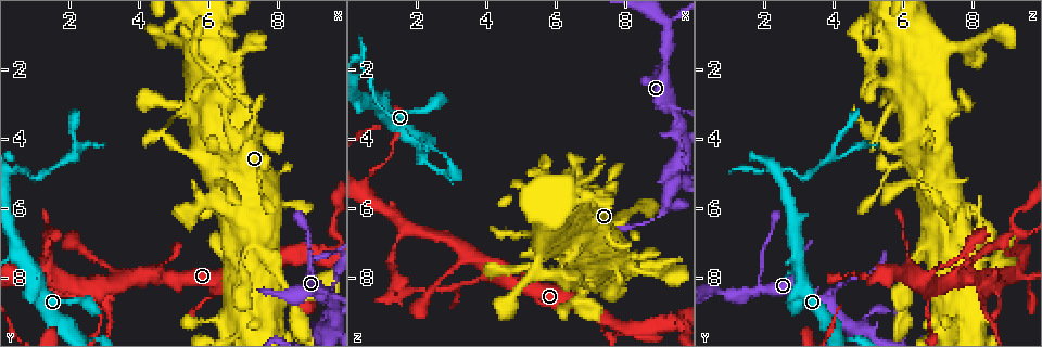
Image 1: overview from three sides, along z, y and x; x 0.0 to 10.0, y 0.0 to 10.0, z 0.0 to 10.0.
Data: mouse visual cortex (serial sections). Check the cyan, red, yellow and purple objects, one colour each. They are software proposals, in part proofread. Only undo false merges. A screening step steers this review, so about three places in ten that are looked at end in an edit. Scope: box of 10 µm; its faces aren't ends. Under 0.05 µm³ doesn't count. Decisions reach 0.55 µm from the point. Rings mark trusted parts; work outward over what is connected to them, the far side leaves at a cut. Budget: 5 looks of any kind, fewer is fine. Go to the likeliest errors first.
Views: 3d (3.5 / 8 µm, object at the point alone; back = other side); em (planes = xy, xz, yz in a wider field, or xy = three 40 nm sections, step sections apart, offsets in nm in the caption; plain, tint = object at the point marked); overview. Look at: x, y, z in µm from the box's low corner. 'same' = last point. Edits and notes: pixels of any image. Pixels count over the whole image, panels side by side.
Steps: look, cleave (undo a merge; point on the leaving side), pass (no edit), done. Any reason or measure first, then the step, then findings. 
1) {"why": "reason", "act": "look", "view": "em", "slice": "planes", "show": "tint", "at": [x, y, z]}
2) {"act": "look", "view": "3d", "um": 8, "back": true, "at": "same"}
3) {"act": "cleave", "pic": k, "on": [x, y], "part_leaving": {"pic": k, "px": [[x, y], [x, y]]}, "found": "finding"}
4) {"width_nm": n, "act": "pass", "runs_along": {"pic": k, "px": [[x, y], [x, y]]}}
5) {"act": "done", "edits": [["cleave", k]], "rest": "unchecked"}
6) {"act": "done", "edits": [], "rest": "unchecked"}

{"why": "sharp bend", "act": "look", "view": "3d", "um": 3.5, "at": [0.65, 4.90, 2.25]}

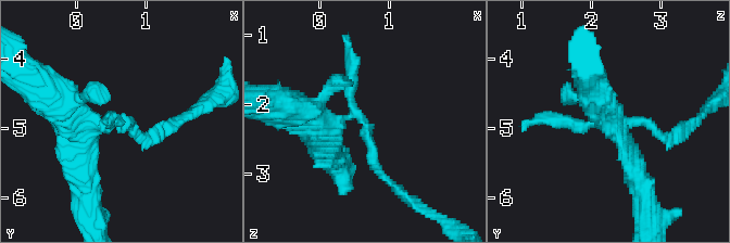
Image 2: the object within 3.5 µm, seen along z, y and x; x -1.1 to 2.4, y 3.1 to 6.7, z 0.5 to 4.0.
{"act": "look", "view": "em", "slice": "xy", "step": 2, "show": "tint", "at": [0.65, 4.90, 2.25]}

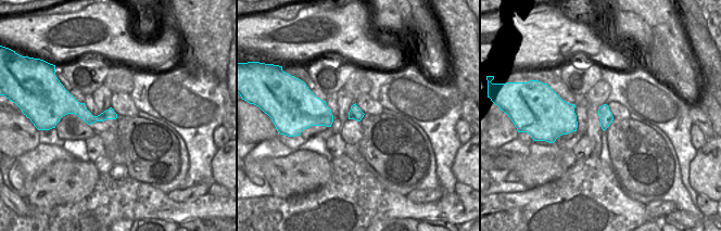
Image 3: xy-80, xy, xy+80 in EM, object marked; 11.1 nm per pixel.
{"act": "pass", "runs_along": {"pic": 3, "px": [[68, 111], [89, 118], [113, 116]]}, "found": "one cell here"}

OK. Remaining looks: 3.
{"why": "three-way junction", "act": "look", "view": "3d", "um": 3.5, "at": [4.20, 7.95, 7.65]}

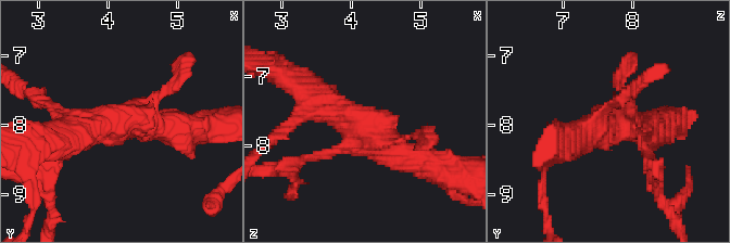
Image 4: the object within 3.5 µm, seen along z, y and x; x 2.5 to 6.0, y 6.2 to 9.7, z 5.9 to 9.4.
{"why": "need the tissue", "act": "look", "view": "em", "slice": "xy", "step": 2, "show": "tint", "at": [4.15, 7.95, 7.70]}

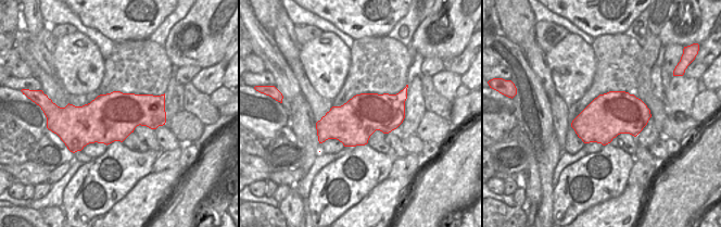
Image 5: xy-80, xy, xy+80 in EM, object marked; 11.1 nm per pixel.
{"act": "pass", "runs_along": {"pic": 4, "px": [[425, 161], [404, 157], [304, 86]]}, "found": "all the same cell"}

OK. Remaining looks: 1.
{"act": "done", "edits": [], "rest": "unchecked"}

